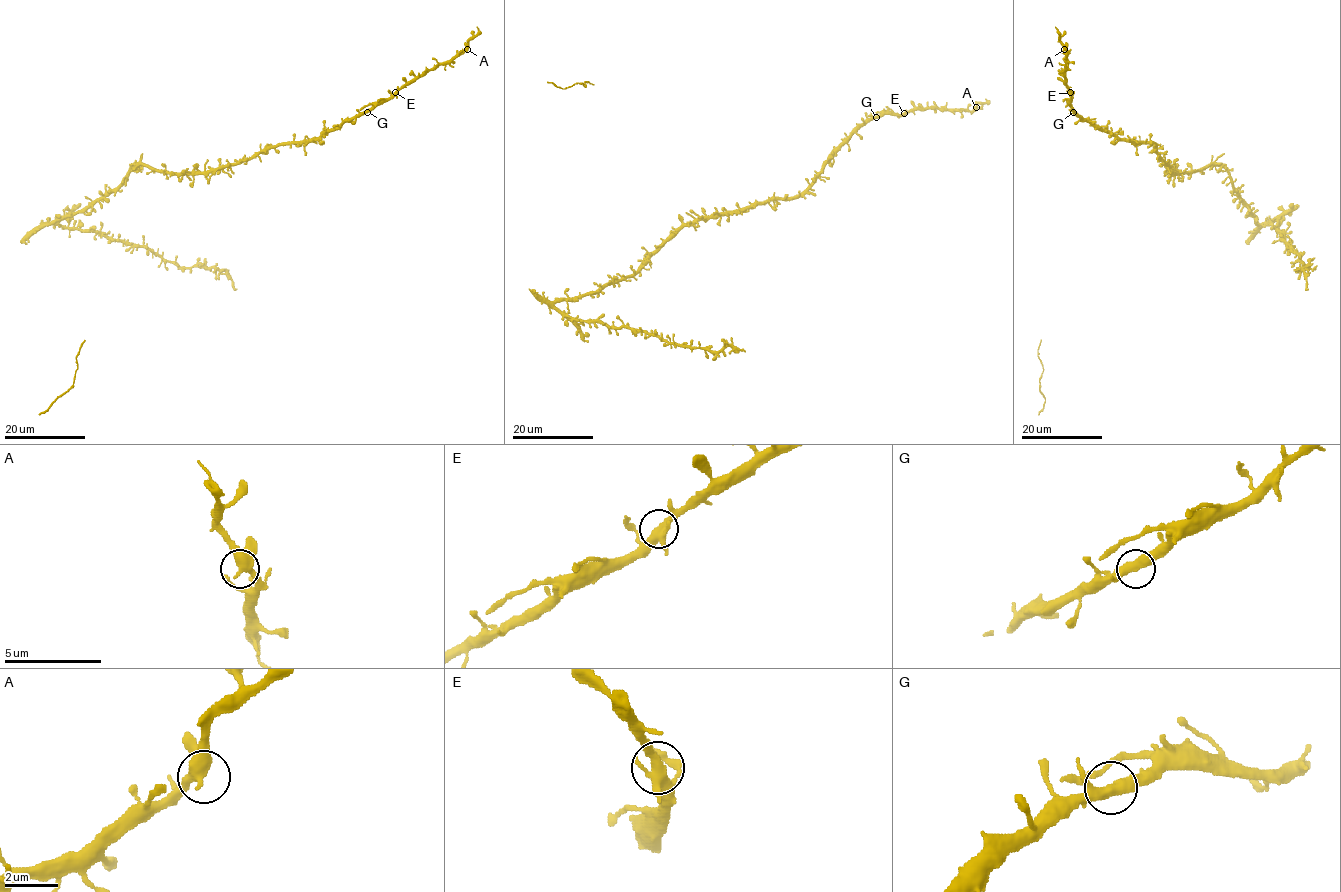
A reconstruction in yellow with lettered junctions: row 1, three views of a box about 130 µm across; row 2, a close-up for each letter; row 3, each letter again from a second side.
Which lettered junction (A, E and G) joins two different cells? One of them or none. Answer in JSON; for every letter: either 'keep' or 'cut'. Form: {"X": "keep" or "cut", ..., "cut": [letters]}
{"A": "keep", "E": "keep", "G": "keep", "cut": []}

